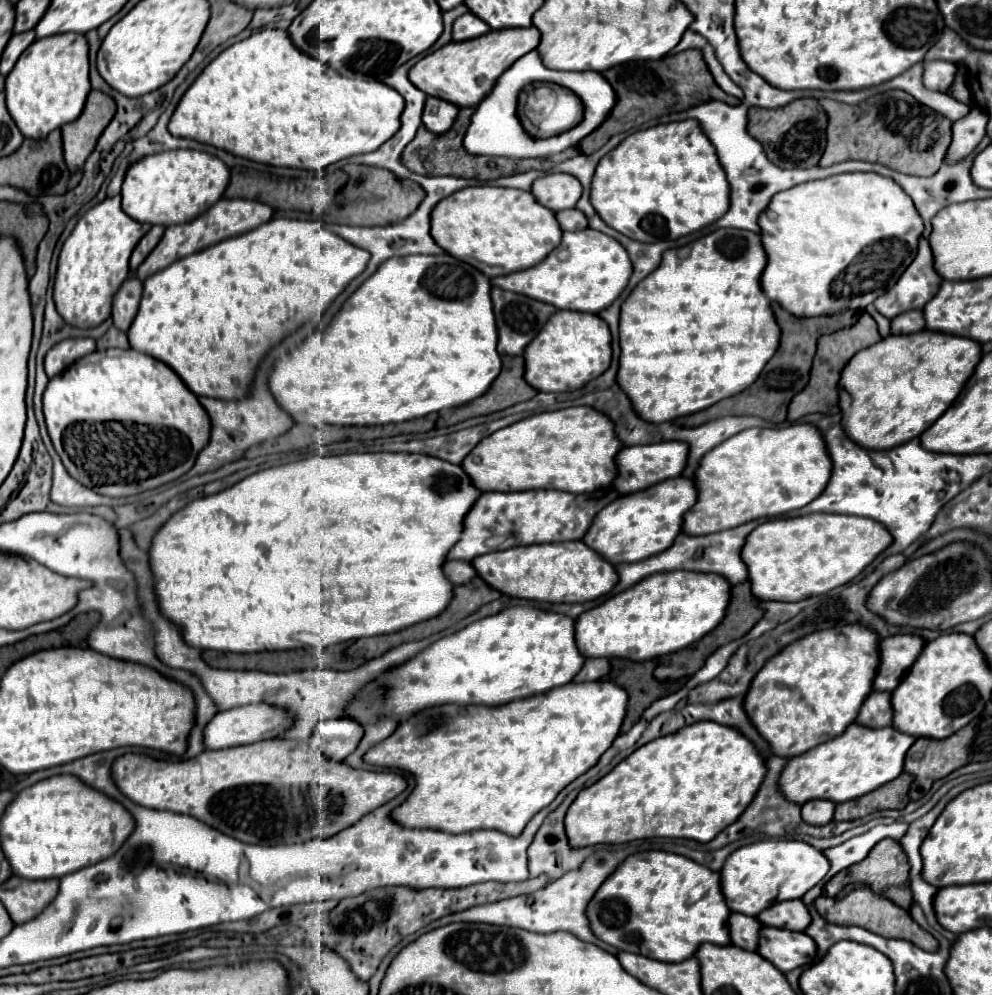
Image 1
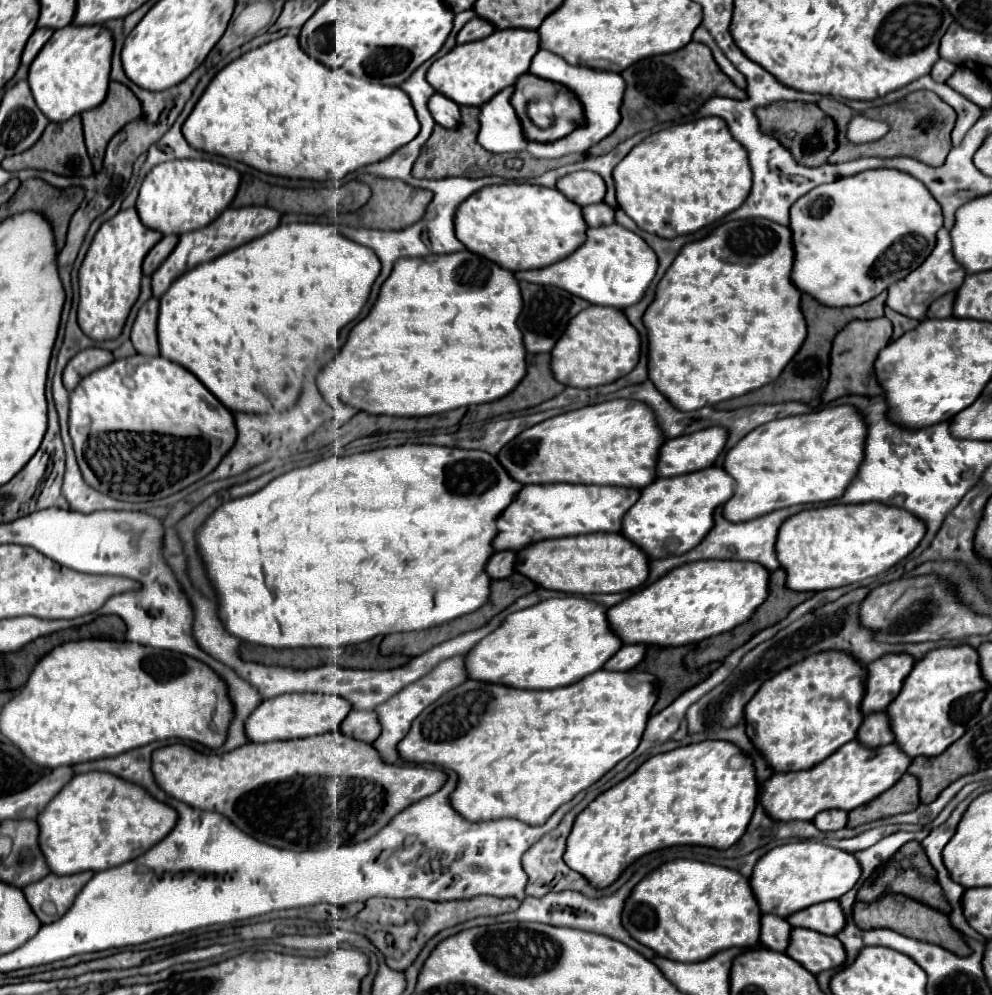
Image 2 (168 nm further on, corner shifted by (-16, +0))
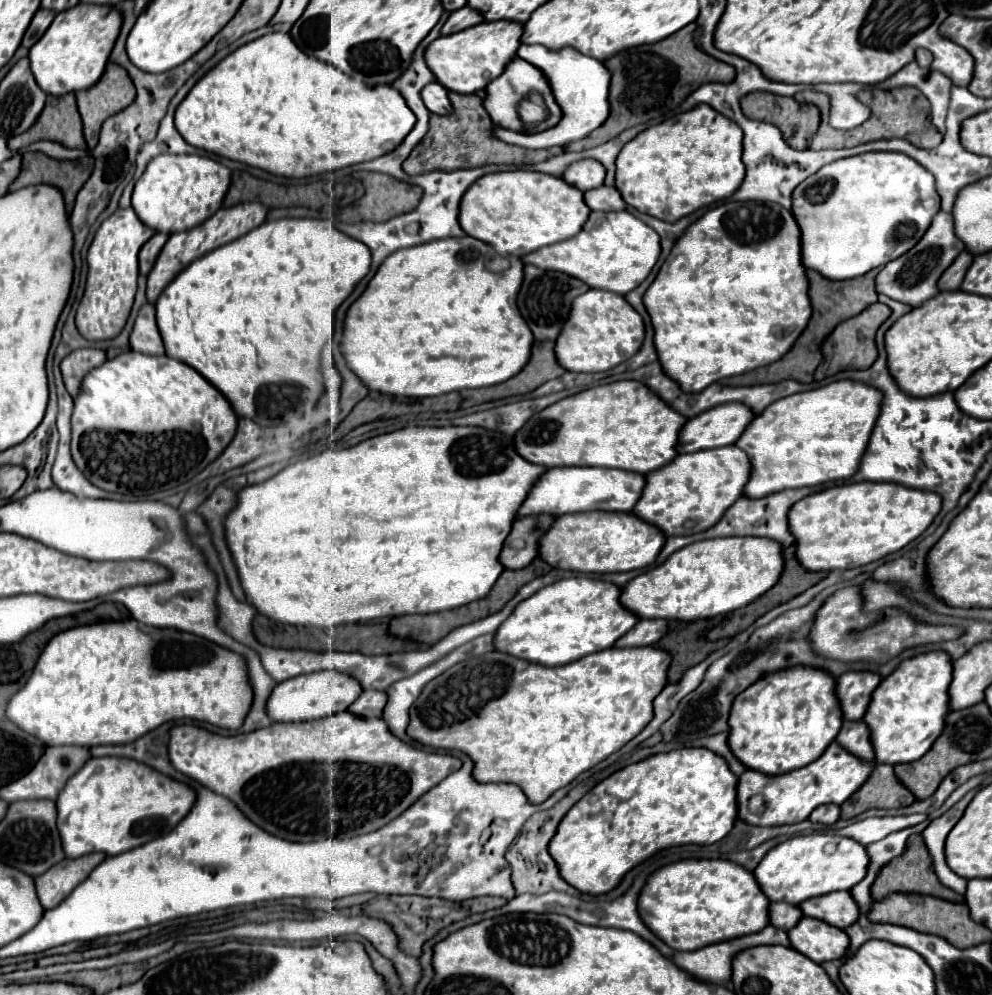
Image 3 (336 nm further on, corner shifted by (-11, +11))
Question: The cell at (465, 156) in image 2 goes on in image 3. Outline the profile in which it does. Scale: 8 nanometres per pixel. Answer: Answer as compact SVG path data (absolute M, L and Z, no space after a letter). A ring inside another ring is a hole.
M449 92L449 100L453 112L447 116L429 114L429 132L425 138L413 148L409 158L403 162L403 170L411 176L419 176L433 170L457 170L457 168L477 168L487 164L533 164L547 160L555 154L561 154L563 148L547 148L547 150L527 150L521 146L511 146L493 134L493 126L483 110L481 98L477 94L457 94ZM531 160L531 162L529 162Z

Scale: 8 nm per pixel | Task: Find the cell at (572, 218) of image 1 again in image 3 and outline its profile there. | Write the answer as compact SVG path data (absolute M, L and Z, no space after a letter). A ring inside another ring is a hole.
M599 186L595 190L585 192L585 202L591 210L611 212L611 210L625 210L627 204L621 198L619 190L615 186Z

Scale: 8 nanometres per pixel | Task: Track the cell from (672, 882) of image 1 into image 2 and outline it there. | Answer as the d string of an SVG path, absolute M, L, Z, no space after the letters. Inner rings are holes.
M674 859L650 871L628 895L622 909L624 929L656 955L672 961L704 961L732 947L754 947L760 937L760 909L740 873L700 863Z

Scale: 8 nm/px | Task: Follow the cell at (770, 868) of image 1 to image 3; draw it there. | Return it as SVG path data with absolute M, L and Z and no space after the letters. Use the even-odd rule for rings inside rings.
M807 834L789 838L779 846L775 846L773 850L769 850L753 874L771 902L781 900L797 906L815 896L823 896L837 890L851 890L867 876L867 868L869 868L869 854L865 846L861 846L859 842L829 834ZM829 842L837 844L833 854L825 854L823 850L825 844Z

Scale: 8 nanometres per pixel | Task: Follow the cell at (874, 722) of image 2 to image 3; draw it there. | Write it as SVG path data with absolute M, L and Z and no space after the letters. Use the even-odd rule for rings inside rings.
M863 720L859 722L843 722L835 742L839 746L847 746L851 754L859 754L859 758L873 758L873 746L869 742L869 730Z

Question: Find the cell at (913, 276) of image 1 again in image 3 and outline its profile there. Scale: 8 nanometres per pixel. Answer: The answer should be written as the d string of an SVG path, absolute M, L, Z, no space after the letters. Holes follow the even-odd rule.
M939 212L929 230L925 232L925 236L903 256L891 260L877 276L875 276L875 284L877 284L877 292L885 294L893 300L905 302L909 306L921 306L927 298L933 298L939 288L937 288L937 280L941 278L941 274L951 266L951 262L959 256L959 252L965 248L965 244L955 236L953 230L953 216L947 212Z

